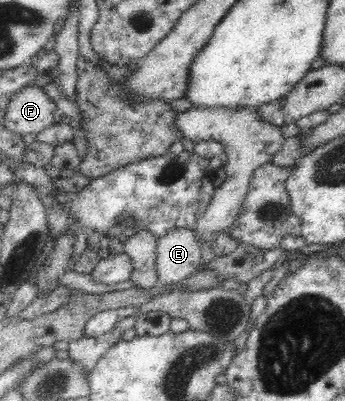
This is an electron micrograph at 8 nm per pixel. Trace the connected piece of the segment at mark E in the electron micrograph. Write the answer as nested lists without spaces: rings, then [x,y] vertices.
[[[173,229],[157,241],[157,281],[161,285],[175,284],[200,269],[200,244],[194,230]]]

